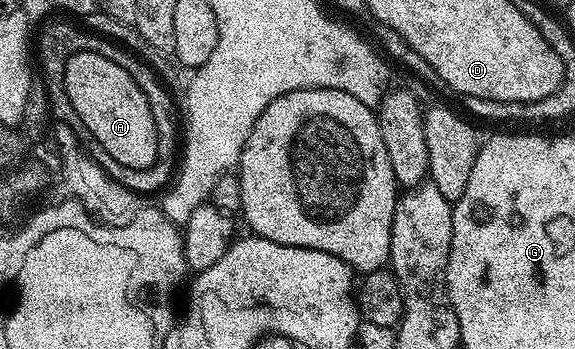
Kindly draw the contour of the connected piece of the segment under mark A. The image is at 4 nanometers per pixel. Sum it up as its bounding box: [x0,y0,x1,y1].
[65,50,149,161]

